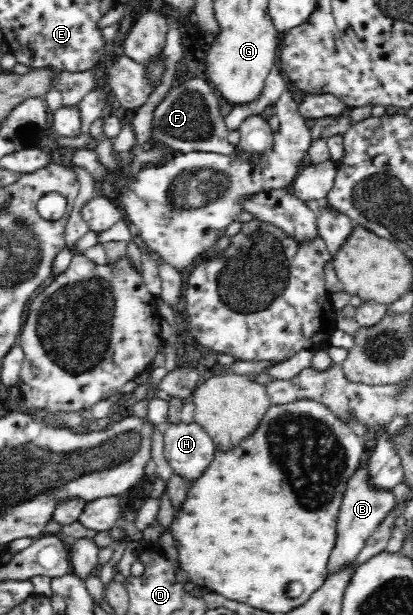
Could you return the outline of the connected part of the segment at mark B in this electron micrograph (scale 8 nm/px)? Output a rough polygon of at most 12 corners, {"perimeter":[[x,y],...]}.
{"perimeter":[[366,464],[347,480],[327,580],[356,565],[397,501],[366,483]]}

